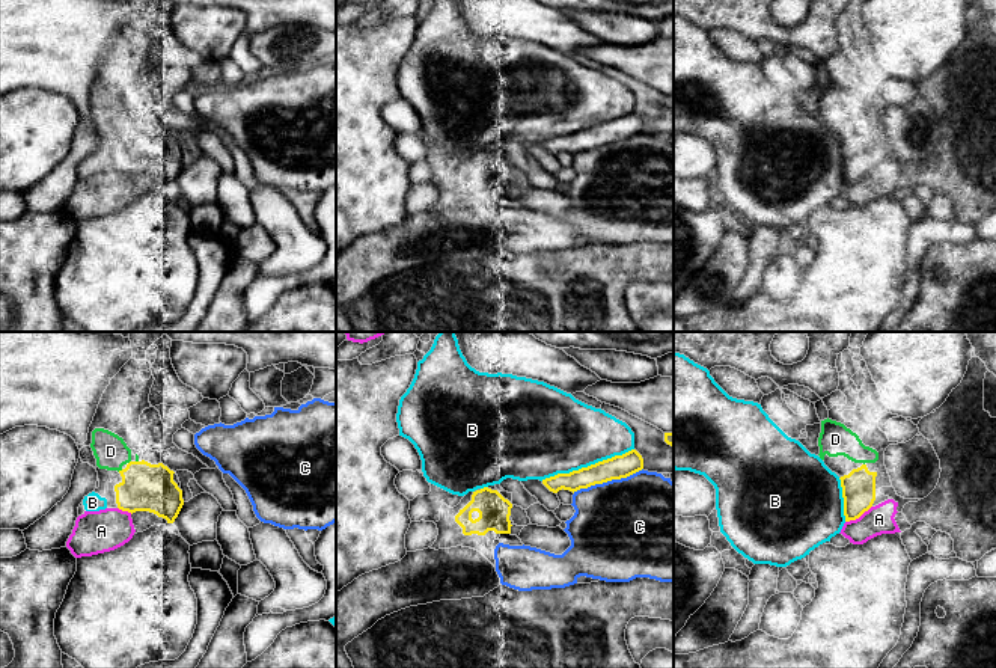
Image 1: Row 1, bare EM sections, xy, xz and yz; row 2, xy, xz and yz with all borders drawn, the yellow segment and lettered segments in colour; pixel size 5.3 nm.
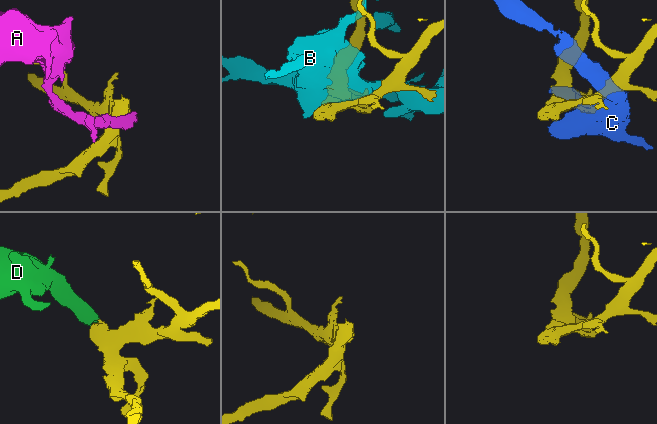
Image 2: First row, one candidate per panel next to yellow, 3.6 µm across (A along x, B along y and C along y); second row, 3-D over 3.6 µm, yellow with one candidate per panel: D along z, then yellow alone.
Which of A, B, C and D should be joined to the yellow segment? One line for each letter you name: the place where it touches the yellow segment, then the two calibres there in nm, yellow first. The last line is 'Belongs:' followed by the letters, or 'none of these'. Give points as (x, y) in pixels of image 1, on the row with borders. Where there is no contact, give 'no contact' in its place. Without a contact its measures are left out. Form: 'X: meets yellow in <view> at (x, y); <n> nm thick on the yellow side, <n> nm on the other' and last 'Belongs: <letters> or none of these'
D: meets yellow in xy at (119, 471); 260 nm thick on the yellow side, 180 nm on the other
Belongs: D

